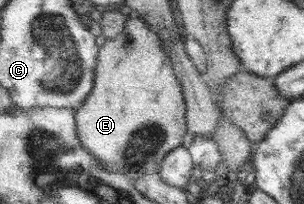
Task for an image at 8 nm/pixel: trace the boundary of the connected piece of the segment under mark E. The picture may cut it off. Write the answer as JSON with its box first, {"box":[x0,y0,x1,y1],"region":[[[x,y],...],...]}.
{"box":[76,18,188,183],"region":[[[131,18],[123,33],[102,45],[96,68],[96,84],[88,101],[76,110],[78,136],[82,144],[109,169],[127,175],[133,183],[159,174],[165,157],[181,146],[188,130],[188,107],[183,86],[177,81],[172,58],[165,53],[161,37],[149,27],[144,18]]]}

